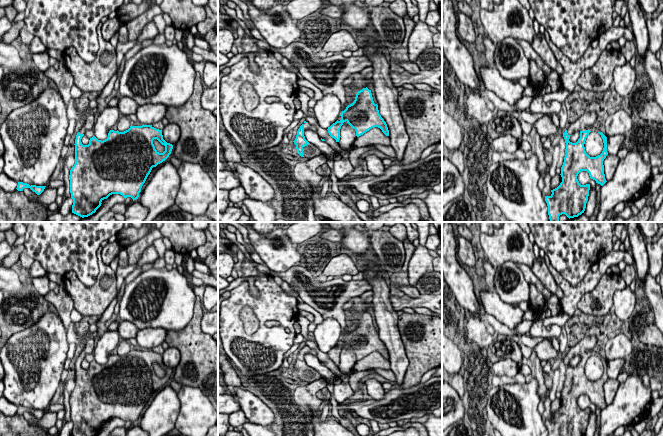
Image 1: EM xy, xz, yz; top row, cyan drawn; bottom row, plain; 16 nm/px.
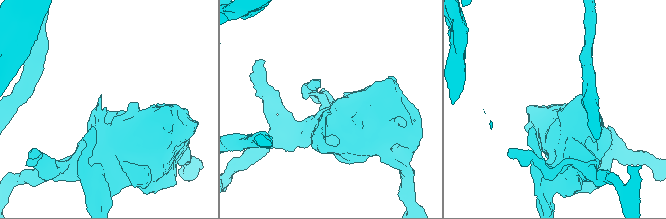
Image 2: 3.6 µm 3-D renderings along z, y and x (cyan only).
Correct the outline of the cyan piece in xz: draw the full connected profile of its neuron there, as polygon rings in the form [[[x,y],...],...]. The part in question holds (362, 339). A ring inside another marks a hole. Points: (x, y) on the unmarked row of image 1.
[[[367,311],[358,315],[355,324],[341,336],[341,344],[336,345],[328,351],[329,359],[339,366],[340,353],[344,346],[347,346],[359,361],[374,351],[378,351],[389,360],[386,346],[379,338],[378,329],[374,327],[371,314]]]

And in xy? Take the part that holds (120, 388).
[[[88,339],[84,349],[80,352],[75,363],[75,388],[70,394],[70,417],[73,423],[72,436],[96,436],[101,430],[101,426],[112,418],[120,418],[125,423],[131,421],[138,423],[141,412],[145,407],[153,391],[165,385],[173,373],[173,369],[163,363],[162,354],[154,352],[152,349],[130,350],[124,356],[110,354],[105,364],[98,364],[95,360],[90,362],[88,369],[83,369],[82,361],[86,354],[92,354],[95,348],[94,339]],[[157,363],[165,370],[165,375],[159,377],[153,368]]]

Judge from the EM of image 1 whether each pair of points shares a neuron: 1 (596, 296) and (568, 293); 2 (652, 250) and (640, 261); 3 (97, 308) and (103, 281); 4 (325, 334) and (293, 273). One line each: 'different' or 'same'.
1: different
2: different
3: same
4: different

